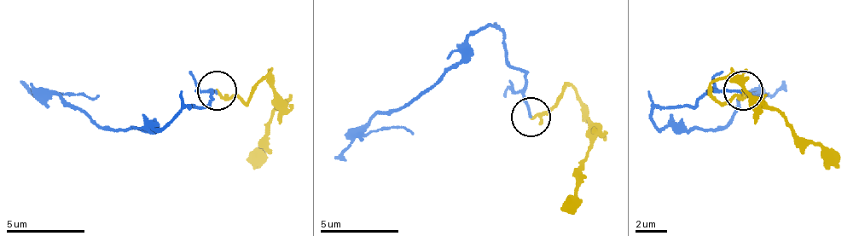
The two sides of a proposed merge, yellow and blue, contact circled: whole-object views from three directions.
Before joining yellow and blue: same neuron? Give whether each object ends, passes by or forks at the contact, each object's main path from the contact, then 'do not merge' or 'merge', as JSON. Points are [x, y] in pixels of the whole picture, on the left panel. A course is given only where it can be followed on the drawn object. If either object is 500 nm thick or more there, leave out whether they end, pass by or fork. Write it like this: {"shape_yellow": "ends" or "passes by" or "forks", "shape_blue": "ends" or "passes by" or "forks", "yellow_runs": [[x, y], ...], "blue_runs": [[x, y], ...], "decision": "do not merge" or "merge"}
{"shape_yellow": "passes by", "shape_blue": "ends", "yellow_runs": [[217, 89], [229, 97], [245, 101], [264, 77], [269, 82], [276, 109], [252, 168]], "blue_runs": [[217, 89], [210, 94], [206, 106], [190, 106], [159, 129], [103, 129], [56, 94], [91, 97], [100, 94]], "decision": "do not merge"}

